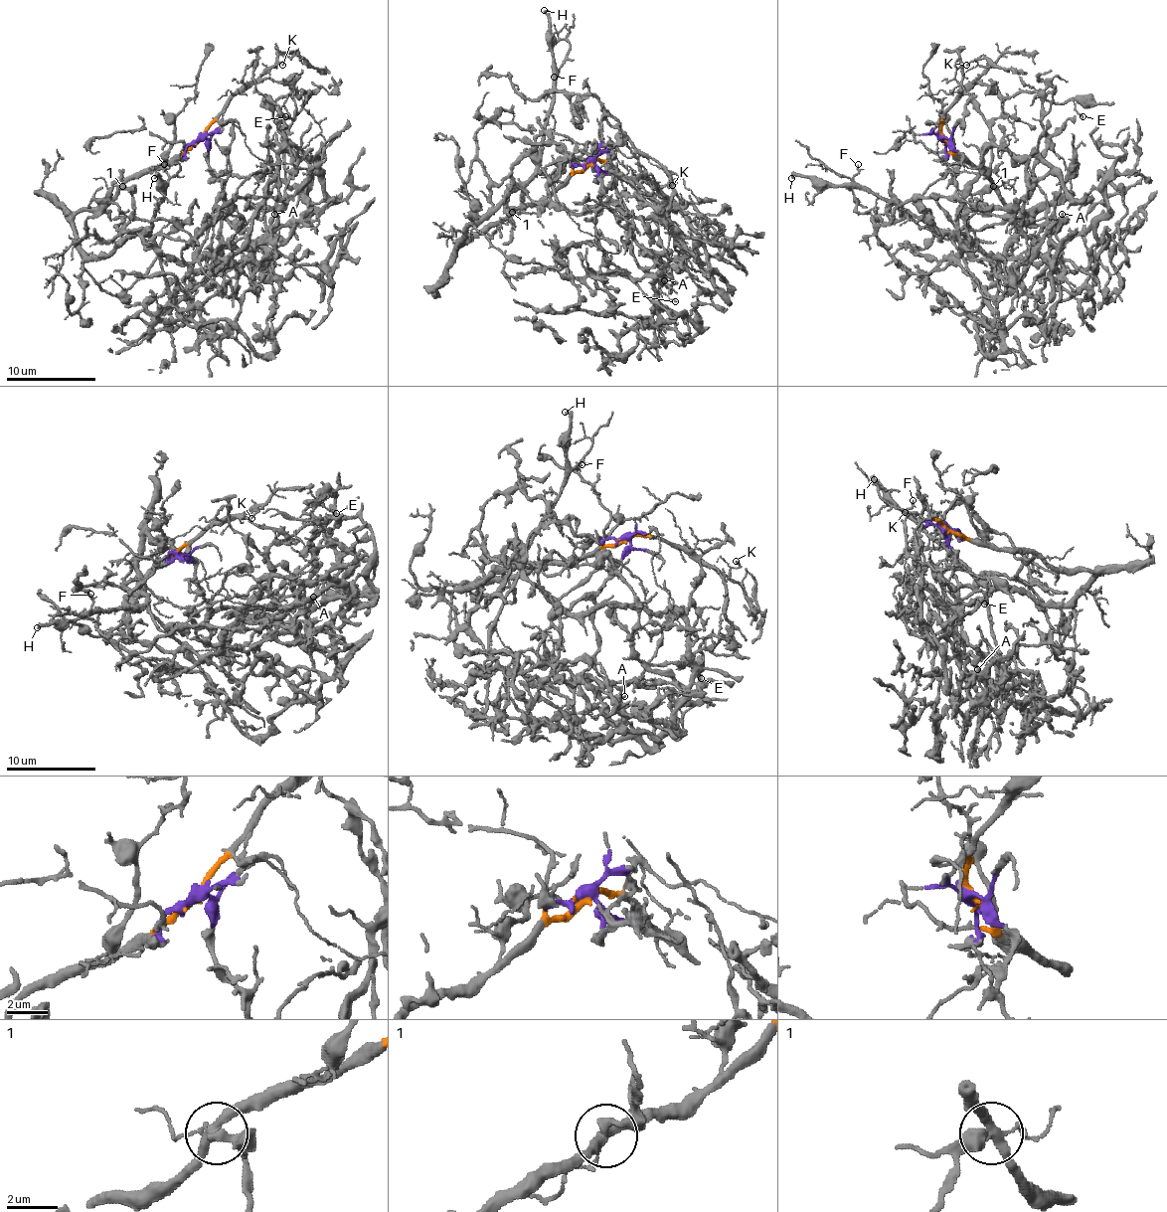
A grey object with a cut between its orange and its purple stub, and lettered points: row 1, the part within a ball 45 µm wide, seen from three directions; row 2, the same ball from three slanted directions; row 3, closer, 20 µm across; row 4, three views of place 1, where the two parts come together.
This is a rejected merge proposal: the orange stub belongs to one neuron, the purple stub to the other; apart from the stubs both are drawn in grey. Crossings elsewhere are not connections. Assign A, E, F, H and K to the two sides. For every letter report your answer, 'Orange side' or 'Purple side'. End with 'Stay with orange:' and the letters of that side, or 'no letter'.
A: Purple side
E: Orange side
F: Orange side
H: Orange side
K: Orange side
Stay with orange: E, F, H, K

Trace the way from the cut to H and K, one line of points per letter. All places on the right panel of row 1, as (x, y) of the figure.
H: (943, 139), (1022, 213), (1022, 229), (1001, 256), (988, 256), (952, 231), (934, 231), (863, 189), (791, 177)
K: (943, 139), (941, 117), (990, 68), (974, 61), (965, 66)

